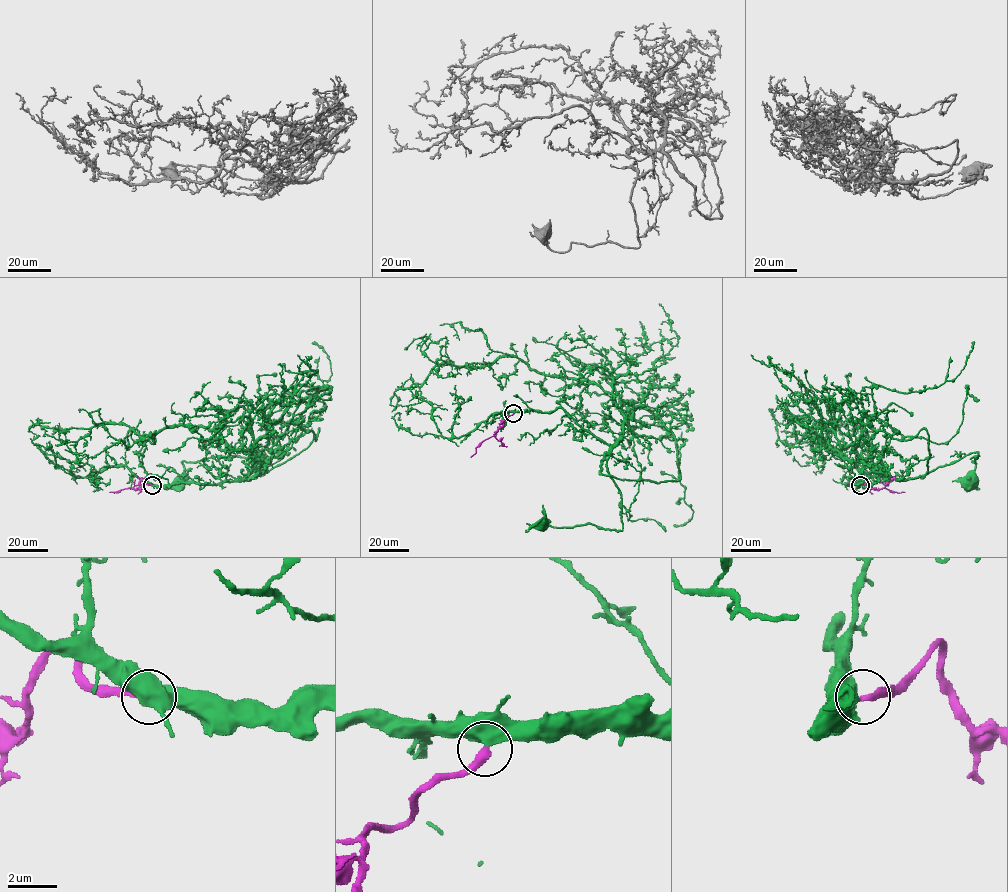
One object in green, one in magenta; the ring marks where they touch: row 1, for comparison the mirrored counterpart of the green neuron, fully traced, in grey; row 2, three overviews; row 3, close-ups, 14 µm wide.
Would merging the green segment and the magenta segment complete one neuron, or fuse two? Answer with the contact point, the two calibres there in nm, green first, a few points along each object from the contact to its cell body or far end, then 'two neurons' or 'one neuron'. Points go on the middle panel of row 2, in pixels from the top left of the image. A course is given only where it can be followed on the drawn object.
at (513, 413); 700 nm thick on the green side, 340 nm on the other; green runs (513, 413), (562, 408), (609, 446), (607, 469), (621, 496), (622, 529), (590, 524), (544, 528), (540, 524); magenta runs (513, 413), (470, 457); one neuron

